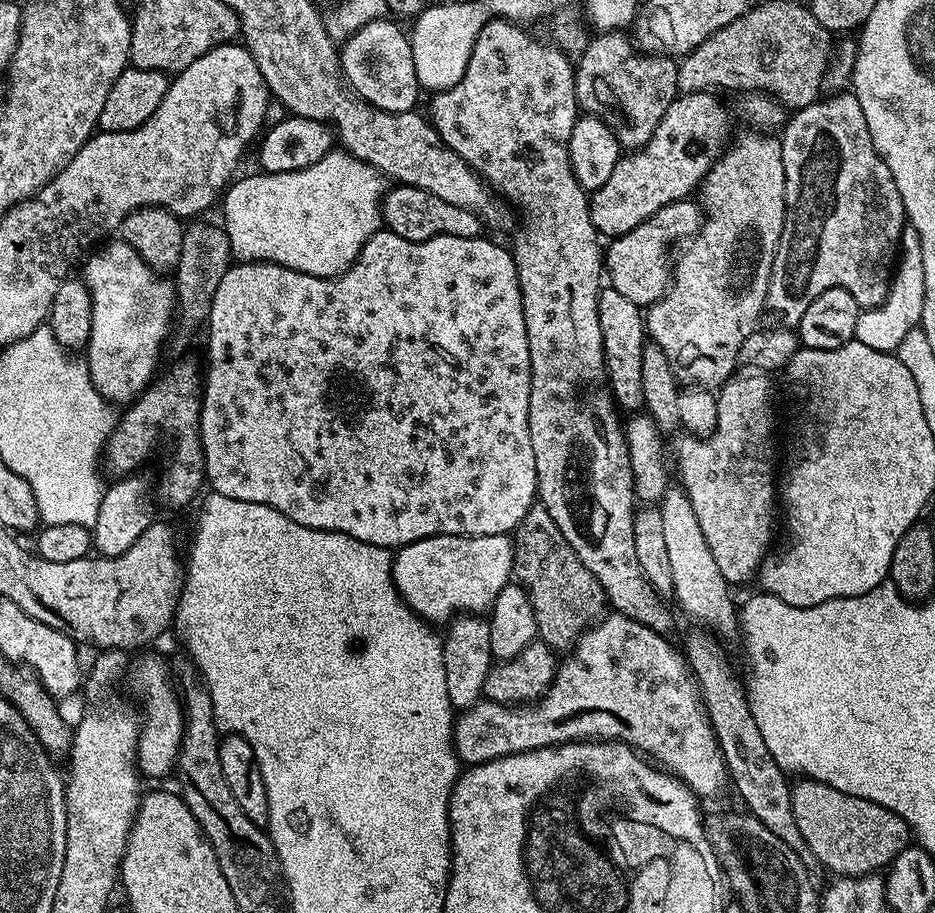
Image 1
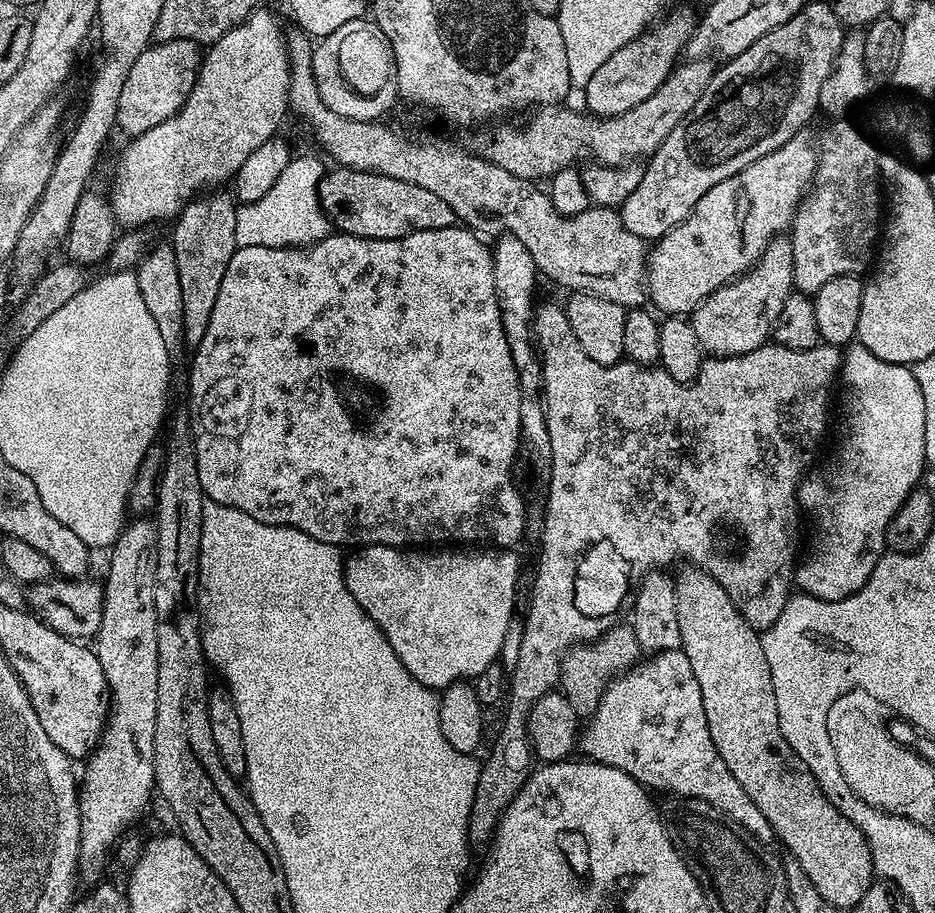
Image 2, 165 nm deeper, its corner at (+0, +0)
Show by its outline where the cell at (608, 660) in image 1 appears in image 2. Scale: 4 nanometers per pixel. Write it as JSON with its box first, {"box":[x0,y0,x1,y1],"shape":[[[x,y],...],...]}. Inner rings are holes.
{"box":[578,648,773,842],"shape":[[[680,648],[649,655],[633,664],[627,672],[614,676],[604,688],[598,706],[587,717],[585,724],[588,725],[585,728],[583,725],[578,736],[578,748],[587,759],[594,760],[597,764],[609,764],[630,774],[630,778],[644,785],[645,789],[657,788],[676,798],[705,800],[735,823],[742,825],[757,841],[768,842],[773,839],[770,822],[762,818],[762,810],[750,802],[746,790],[742,790],[742,786],[738,786],[734,779],[734,774],[726,770],[726,762],[722,762],[714,746],[714,738],[710,738],[706,709],[702,707],[702,690],[698,690],[698,678],[694,678],[690,658],[686,658]]]}

